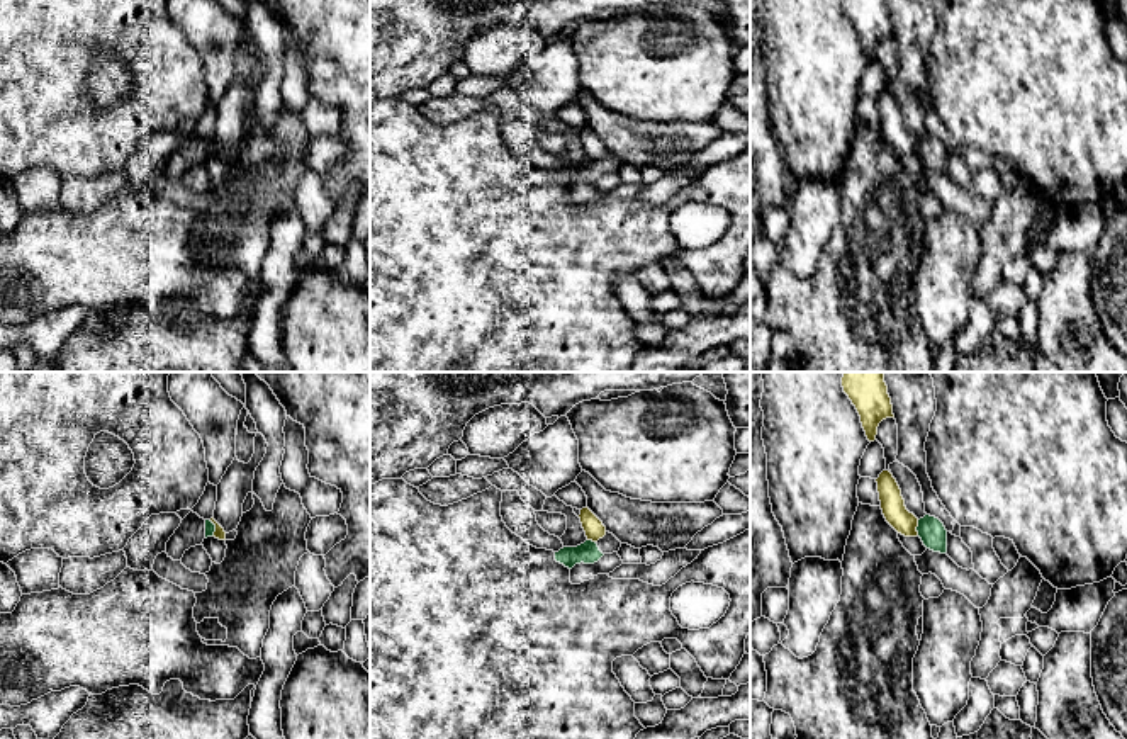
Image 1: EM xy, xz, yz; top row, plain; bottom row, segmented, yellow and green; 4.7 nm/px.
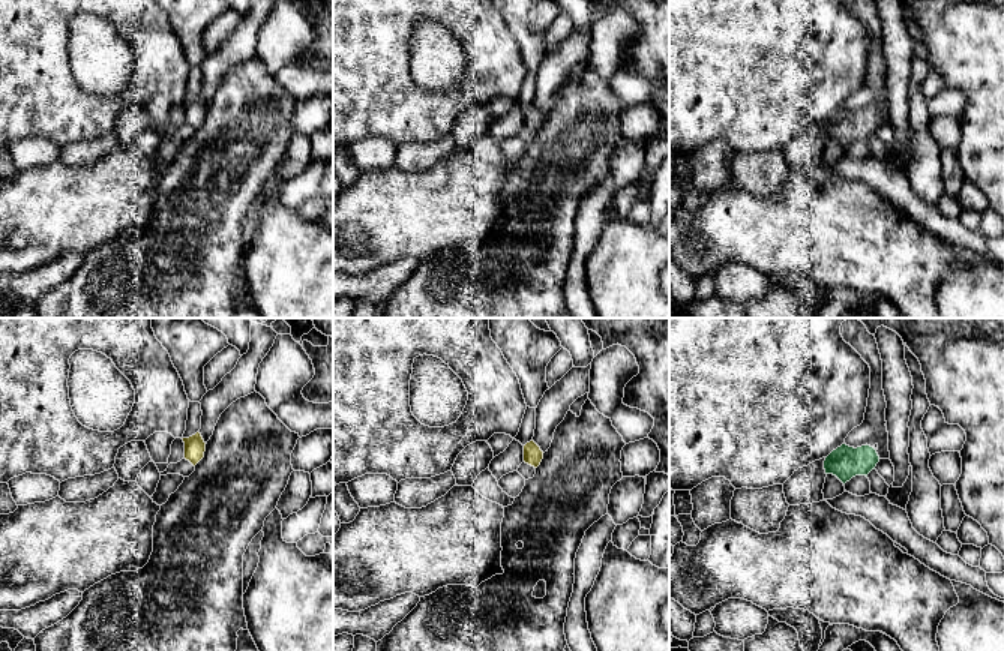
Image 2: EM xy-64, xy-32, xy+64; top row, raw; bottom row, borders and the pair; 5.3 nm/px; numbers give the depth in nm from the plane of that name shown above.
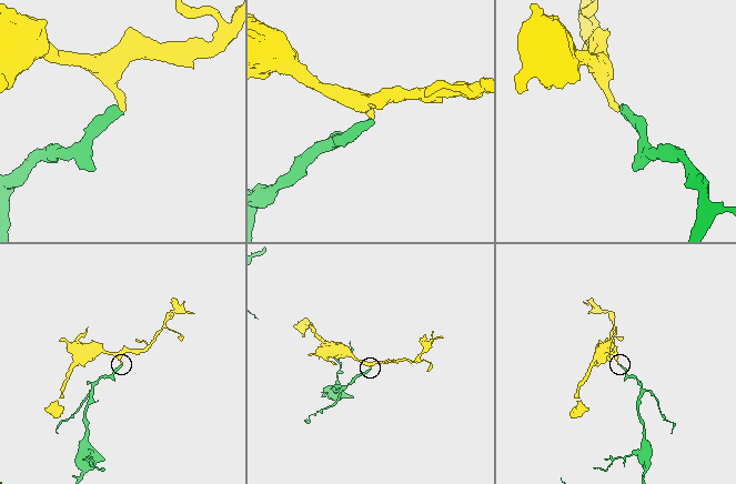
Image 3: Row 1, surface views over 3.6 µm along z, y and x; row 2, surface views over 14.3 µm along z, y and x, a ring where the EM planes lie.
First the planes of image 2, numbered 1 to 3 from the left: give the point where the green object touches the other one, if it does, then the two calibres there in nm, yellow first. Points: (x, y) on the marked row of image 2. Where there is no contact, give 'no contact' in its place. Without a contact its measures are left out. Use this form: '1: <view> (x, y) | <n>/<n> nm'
1: no contact
2: no contact
3: no contact

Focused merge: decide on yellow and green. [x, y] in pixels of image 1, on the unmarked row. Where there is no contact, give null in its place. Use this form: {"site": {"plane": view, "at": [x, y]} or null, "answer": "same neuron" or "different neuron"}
{"site": {"plane": "yz", "at": [917, 145]}, "answer": "different neuron"}

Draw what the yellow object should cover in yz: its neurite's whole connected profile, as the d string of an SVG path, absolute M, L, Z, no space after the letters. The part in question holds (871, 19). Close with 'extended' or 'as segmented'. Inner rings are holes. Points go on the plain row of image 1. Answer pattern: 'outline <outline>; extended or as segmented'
outline M842 0L842 7L861 36L867 59L874 61L879 42L886 37L894 37L886 2Z; as segmented

